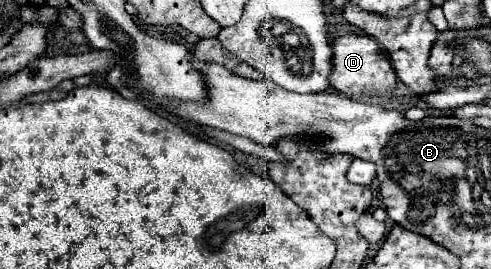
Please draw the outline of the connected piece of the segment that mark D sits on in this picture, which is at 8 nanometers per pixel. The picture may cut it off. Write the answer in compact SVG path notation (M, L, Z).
M345 34L331 40L329 46L333 48L333 68L329 82L337 92L353 100L391 94L391 90L397 84L397 74L387 58L387 52L381 48L381 44L375 38L367 34Z

